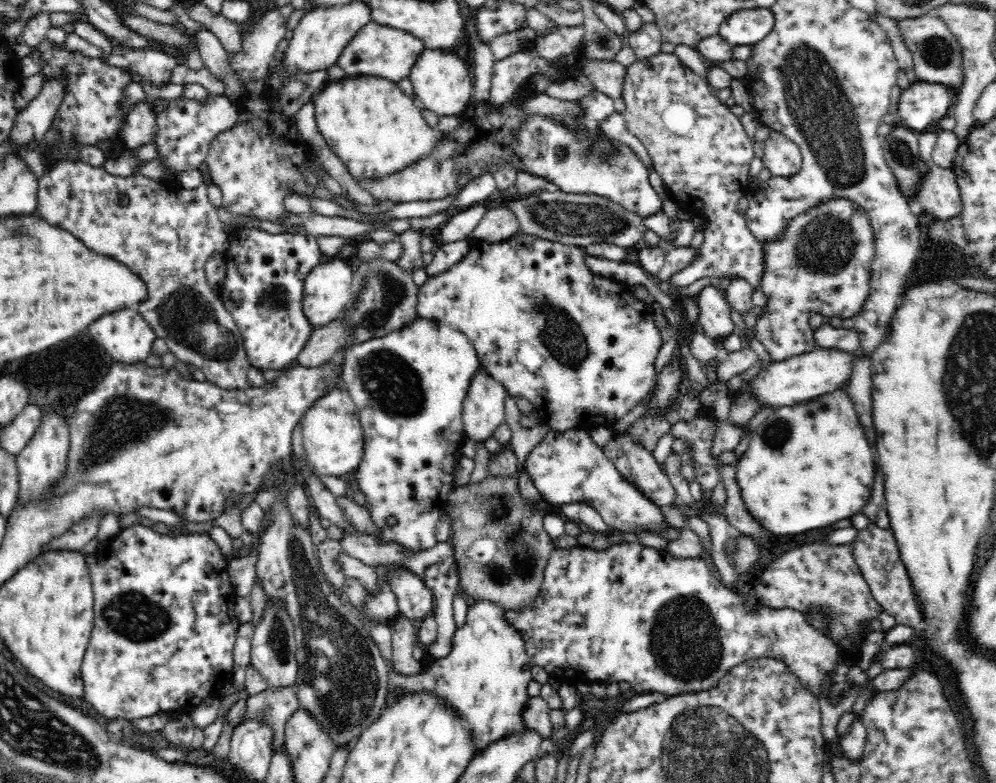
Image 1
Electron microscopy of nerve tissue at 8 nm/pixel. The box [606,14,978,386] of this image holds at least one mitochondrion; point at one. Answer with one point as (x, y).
(814, 98)

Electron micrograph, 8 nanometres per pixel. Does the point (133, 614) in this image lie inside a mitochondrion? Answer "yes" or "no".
yes

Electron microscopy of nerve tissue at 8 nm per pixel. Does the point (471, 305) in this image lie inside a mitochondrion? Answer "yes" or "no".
no

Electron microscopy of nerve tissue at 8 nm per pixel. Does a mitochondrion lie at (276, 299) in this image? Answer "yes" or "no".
yes

